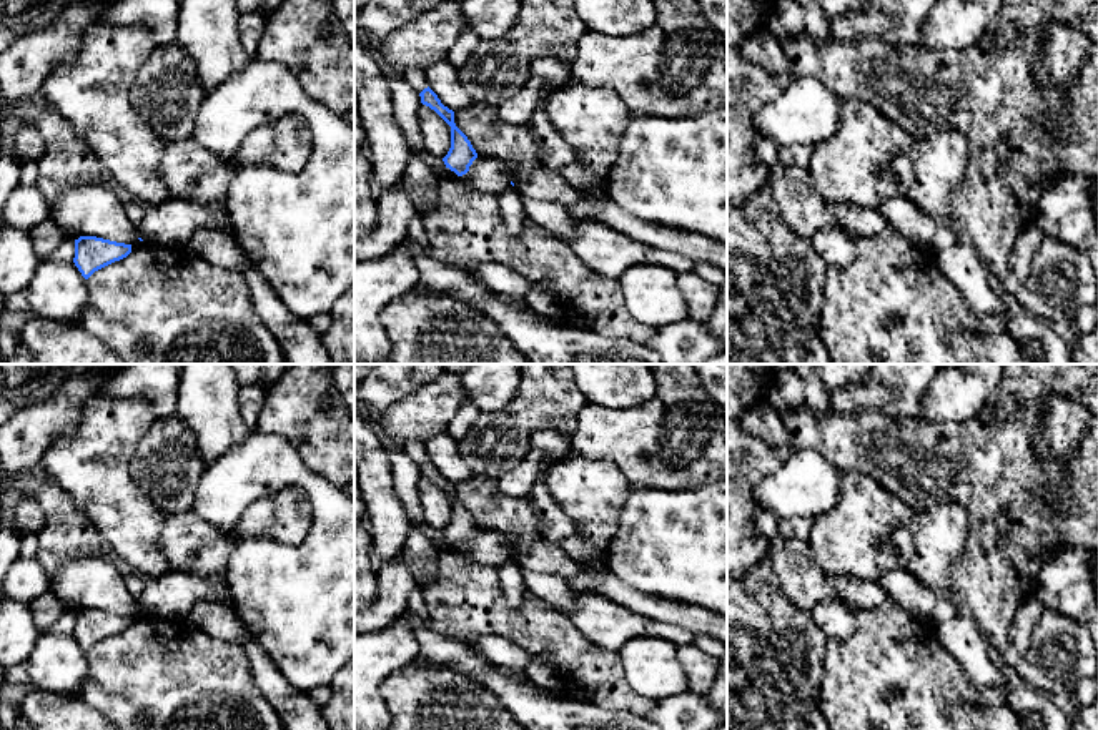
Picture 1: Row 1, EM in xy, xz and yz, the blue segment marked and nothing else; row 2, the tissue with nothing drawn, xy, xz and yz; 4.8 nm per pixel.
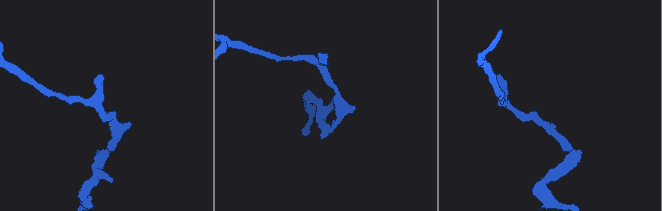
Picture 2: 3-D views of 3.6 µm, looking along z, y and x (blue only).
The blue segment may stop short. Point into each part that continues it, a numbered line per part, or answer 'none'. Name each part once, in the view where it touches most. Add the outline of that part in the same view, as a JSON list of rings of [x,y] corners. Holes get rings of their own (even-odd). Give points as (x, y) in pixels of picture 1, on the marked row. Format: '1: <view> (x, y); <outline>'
none

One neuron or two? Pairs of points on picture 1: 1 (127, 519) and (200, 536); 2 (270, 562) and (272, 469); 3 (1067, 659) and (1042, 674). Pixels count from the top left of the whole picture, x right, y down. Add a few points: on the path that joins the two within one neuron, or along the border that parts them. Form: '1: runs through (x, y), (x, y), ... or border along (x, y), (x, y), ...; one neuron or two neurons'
1: border along (160, 512), (160, 554), (168, 566); two neurons
2: runs through (305, 551), (321, 534), (321, 498), (306, 483); one neuron
3: runs through (1060, 659), (1048, 667); one neuron

